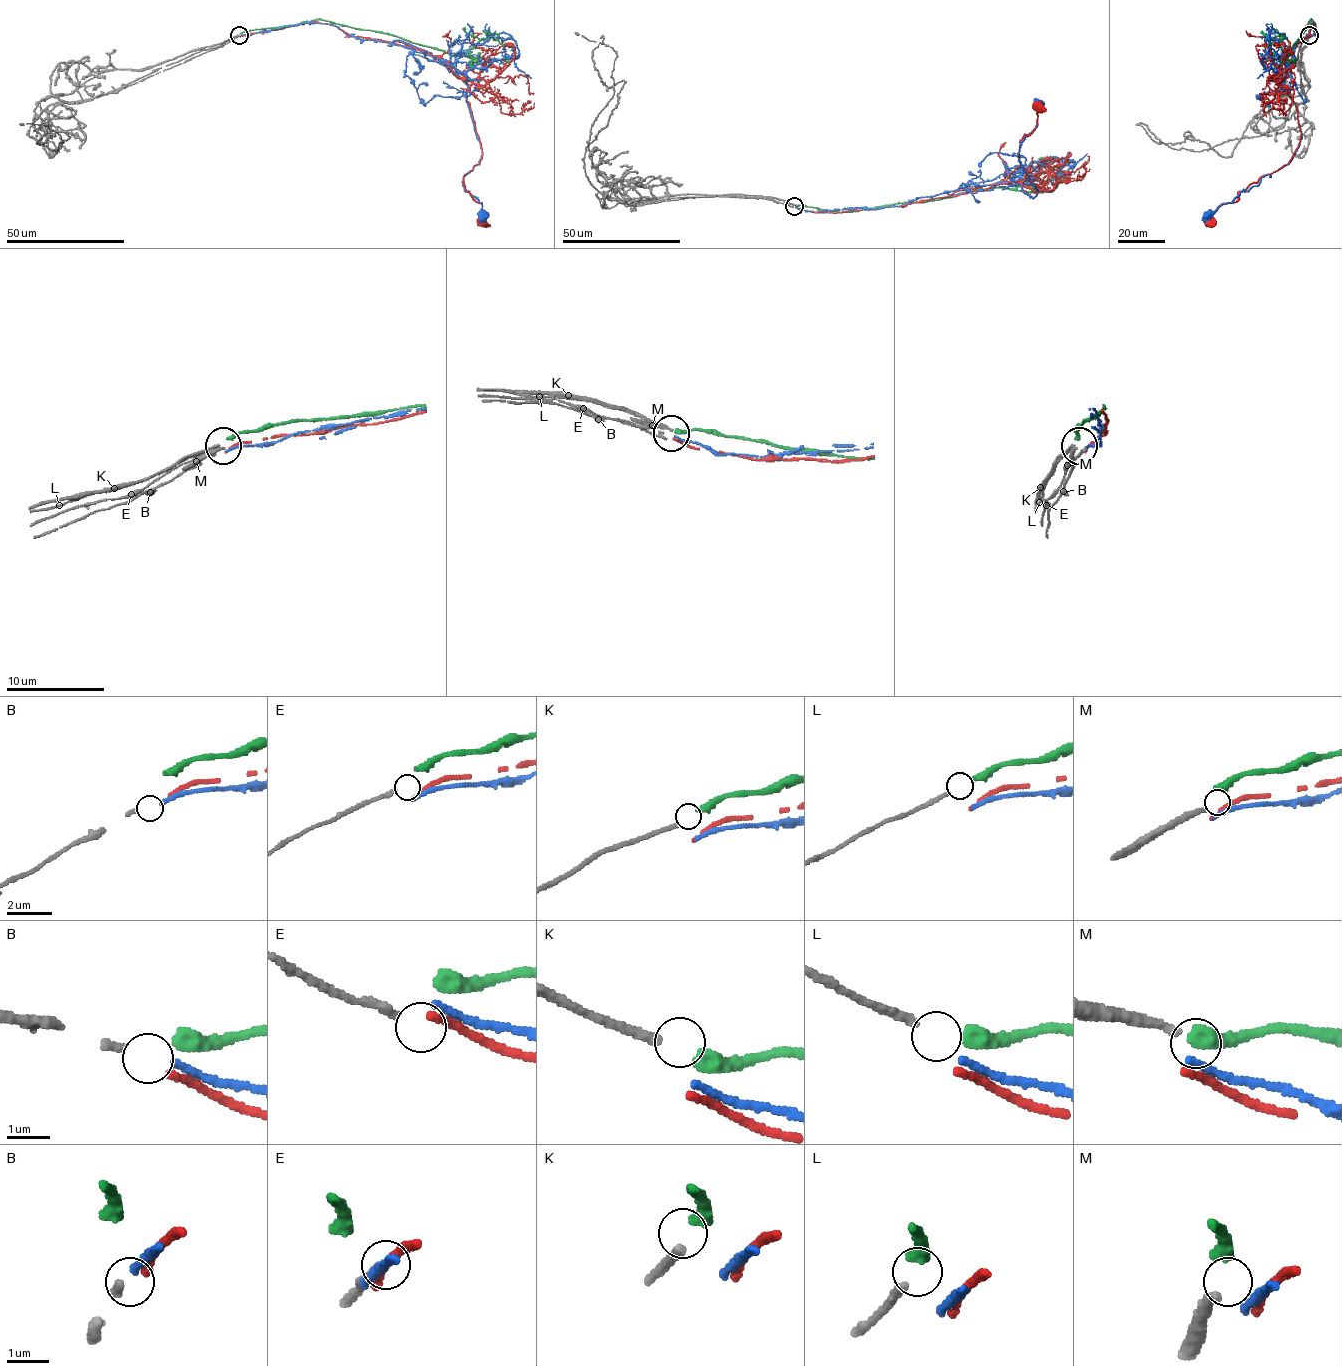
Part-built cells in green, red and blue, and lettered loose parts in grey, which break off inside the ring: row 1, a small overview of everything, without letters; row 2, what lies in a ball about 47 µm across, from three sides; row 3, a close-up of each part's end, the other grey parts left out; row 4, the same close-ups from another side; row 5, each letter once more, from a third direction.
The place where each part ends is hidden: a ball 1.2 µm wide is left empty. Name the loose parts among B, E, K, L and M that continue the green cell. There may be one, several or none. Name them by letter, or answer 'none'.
K

